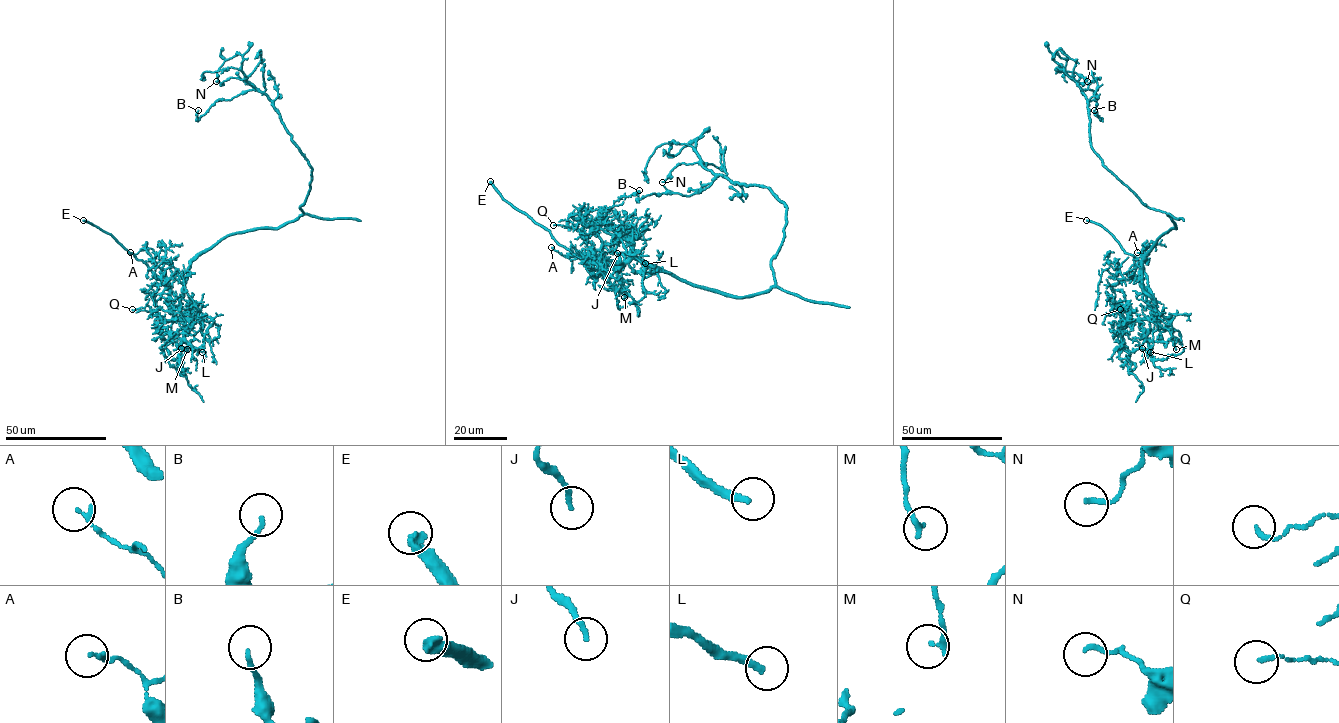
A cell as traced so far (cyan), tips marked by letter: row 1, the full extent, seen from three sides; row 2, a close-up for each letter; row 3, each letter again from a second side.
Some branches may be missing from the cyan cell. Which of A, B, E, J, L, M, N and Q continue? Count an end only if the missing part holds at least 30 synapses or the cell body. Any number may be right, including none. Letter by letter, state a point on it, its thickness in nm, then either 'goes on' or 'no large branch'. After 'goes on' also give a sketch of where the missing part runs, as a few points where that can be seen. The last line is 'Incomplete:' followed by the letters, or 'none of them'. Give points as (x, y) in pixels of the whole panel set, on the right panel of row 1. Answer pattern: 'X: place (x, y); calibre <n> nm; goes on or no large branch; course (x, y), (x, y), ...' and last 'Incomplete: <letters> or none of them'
A: place (1137, 252); calibre 150 nm; no large branch
B: place (1094, 110); calibre 150 nm; no large branch
E: place (1086, 220); calibre 320 nm; goes on
J: place (1142, 348); calibre 180 nm; no large branch
L: place (1150, 352); calibre 240 nm; goes on; course (1150, 352), (1169, 366), (1167, 377), (1169, 390)
M: place (1176, 349); calibre 190 nm; no large branch
N: place (1087, 81); calibre 160 nm; no large branch
Q: place (1120, 309); calibre 130 nm; no large branch
Incomplete: E, L

